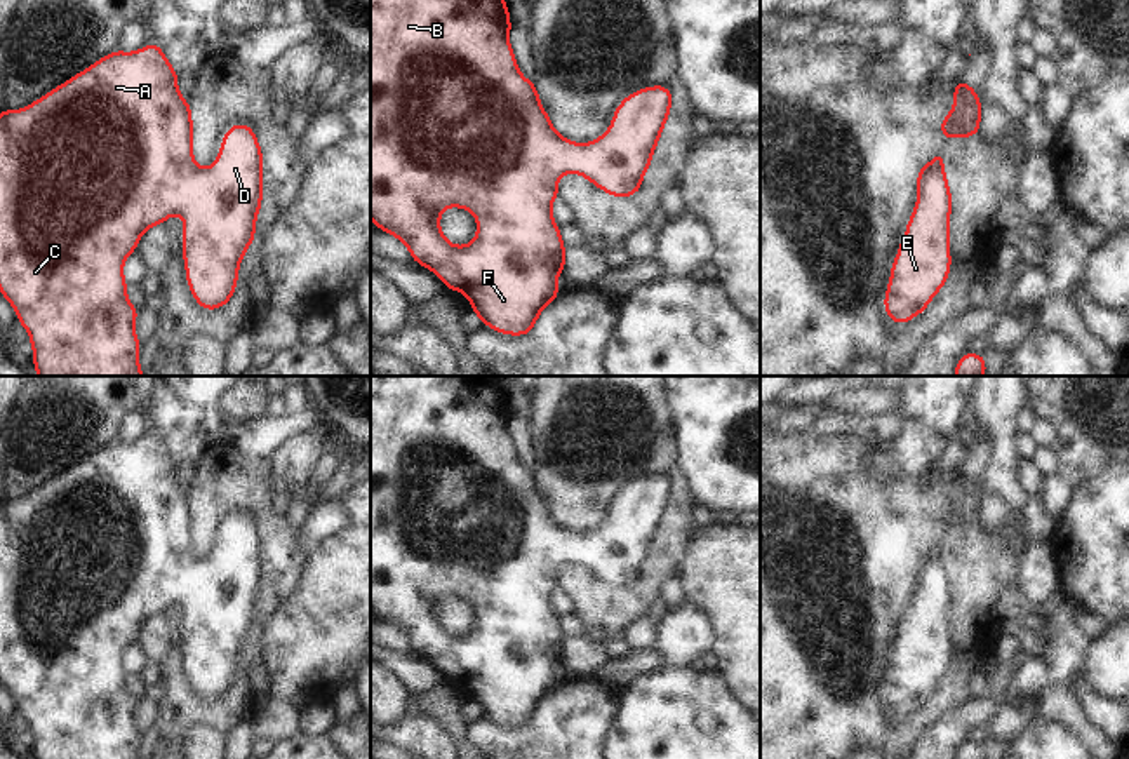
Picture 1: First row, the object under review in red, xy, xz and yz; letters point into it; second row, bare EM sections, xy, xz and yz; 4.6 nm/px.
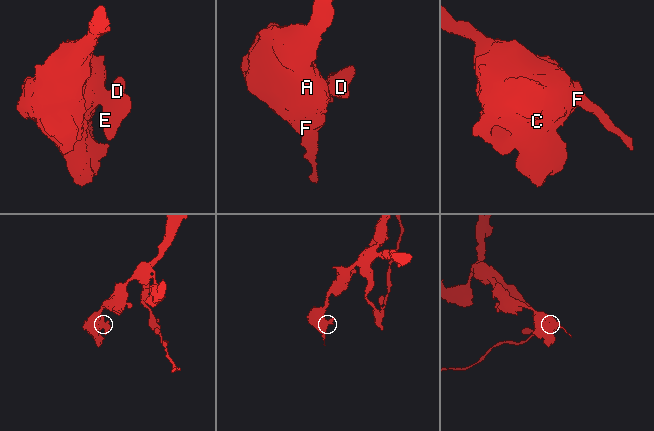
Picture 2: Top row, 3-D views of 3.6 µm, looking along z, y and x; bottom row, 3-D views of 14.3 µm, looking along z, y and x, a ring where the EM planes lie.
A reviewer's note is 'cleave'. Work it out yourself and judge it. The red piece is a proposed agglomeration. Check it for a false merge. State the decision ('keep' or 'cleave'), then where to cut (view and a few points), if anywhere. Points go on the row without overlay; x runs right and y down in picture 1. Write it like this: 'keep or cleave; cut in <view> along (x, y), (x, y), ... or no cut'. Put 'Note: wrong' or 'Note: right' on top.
Note: wrong
keep; no cut

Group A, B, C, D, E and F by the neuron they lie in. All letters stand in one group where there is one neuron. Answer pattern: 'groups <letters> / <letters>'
groups A B C D E F

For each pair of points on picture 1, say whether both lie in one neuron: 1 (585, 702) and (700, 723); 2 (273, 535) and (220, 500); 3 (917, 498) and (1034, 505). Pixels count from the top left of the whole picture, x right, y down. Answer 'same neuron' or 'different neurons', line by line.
1: different neurons
2: same neuron
3: different neurons

